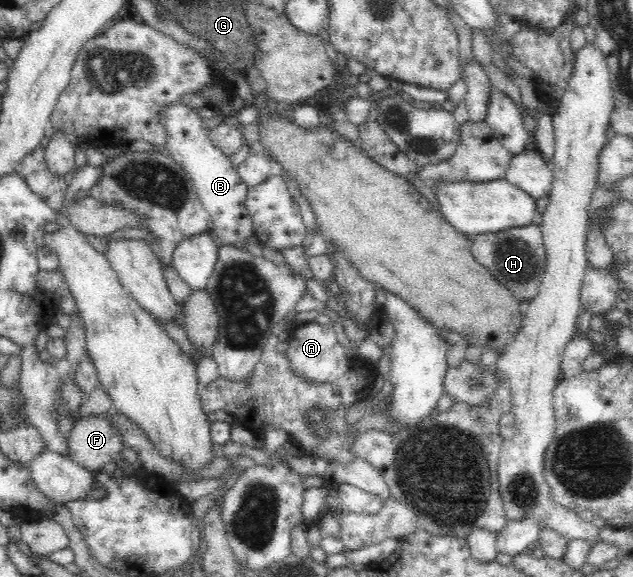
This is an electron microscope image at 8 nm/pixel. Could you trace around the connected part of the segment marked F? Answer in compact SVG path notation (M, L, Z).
M101 414L85 420L74 420L67 437L69 457L86 470L102 470L108 462L122 455L122 435L112 423L111 414Z

